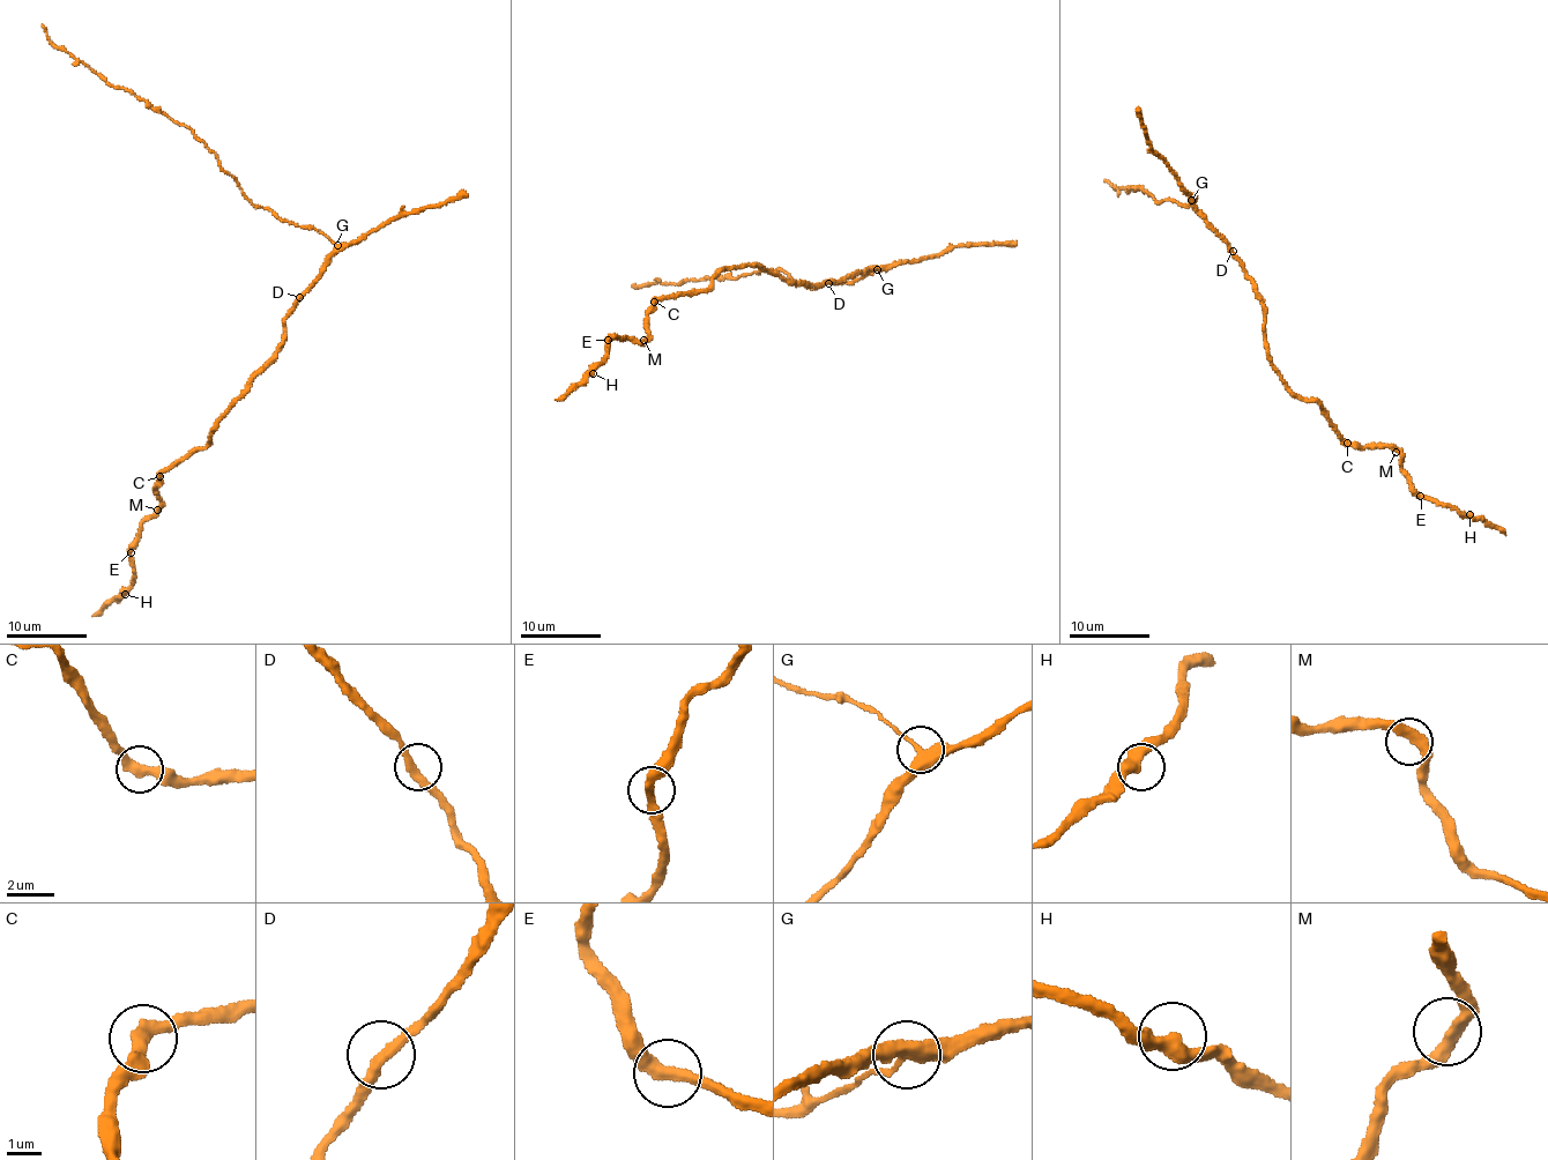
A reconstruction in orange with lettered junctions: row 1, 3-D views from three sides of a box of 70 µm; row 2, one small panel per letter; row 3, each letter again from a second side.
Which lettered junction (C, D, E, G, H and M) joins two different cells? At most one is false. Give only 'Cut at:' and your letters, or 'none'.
Cut at: G

